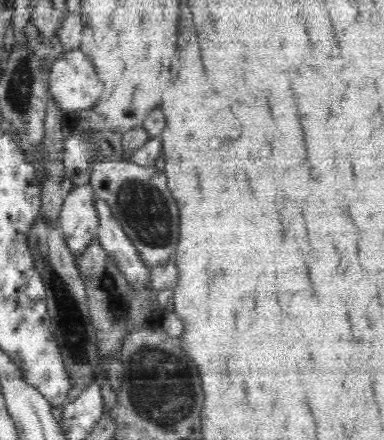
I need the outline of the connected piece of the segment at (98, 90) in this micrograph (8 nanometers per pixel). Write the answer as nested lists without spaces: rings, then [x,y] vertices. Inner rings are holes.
[[[79,48],[71,51],[58,50],[48,68],[46,87],[50,98],[54,99],[64,114],[70,111],[92,109],[102,96],[102,81],[96,73],[95,65]]]

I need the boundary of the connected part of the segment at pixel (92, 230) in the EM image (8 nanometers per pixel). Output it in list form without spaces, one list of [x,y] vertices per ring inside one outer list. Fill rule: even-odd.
[[[76,184],[61,206],[59,226],[68,250],[82,252],[96,236],[99,227],[98,213],[92,184]]]

